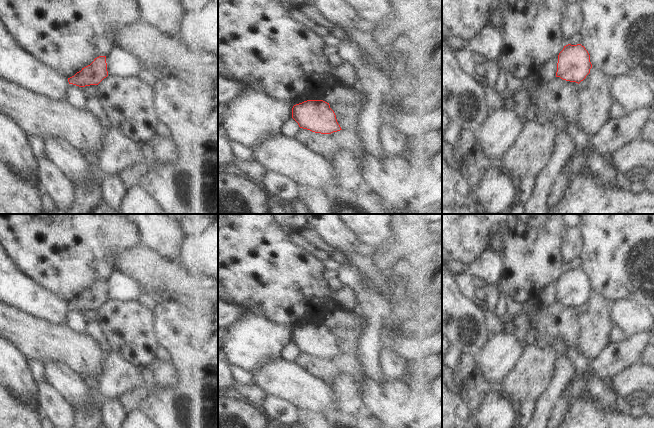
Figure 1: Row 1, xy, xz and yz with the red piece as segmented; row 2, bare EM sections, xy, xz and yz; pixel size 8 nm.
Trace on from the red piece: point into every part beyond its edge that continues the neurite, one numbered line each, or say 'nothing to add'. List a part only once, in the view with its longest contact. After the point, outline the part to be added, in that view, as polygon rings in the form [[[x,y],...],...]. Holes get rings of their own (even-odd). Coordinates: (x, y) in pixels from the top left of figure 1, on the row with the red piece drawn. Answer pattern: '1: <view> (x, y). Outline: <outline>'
nothing to add.

